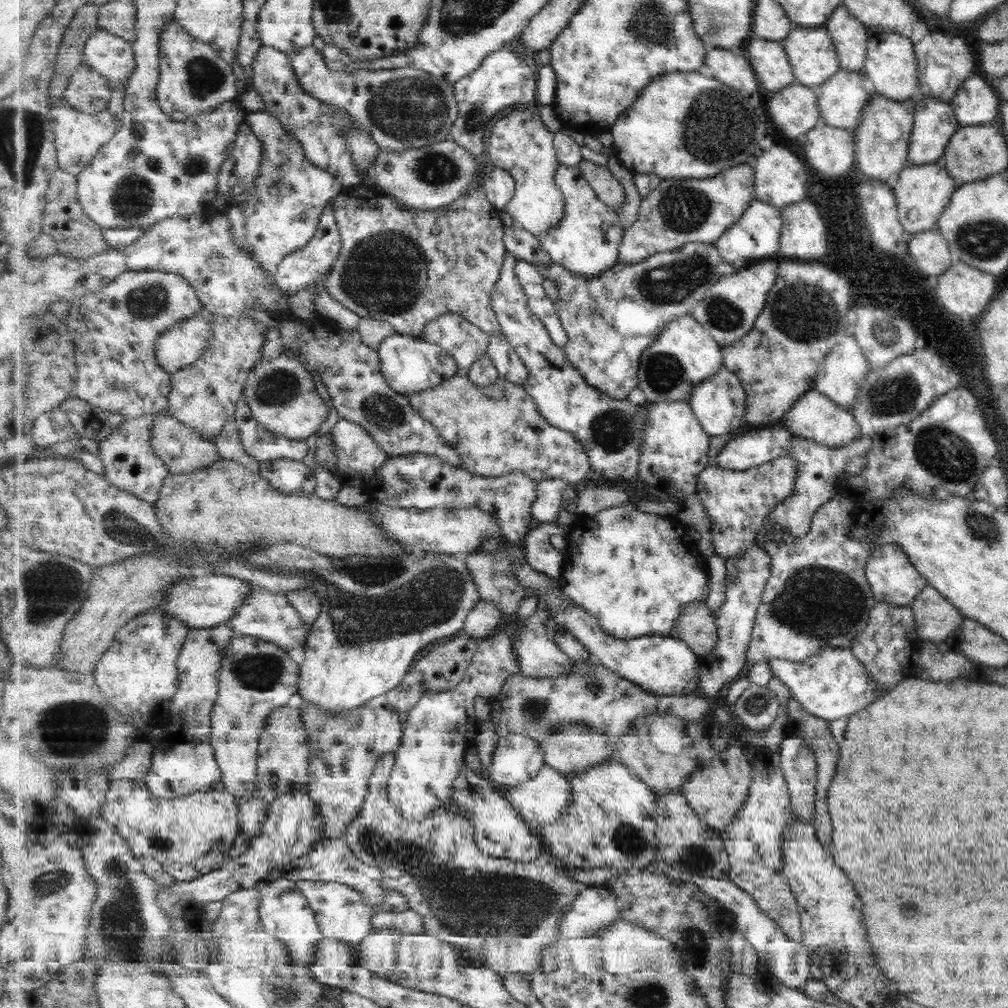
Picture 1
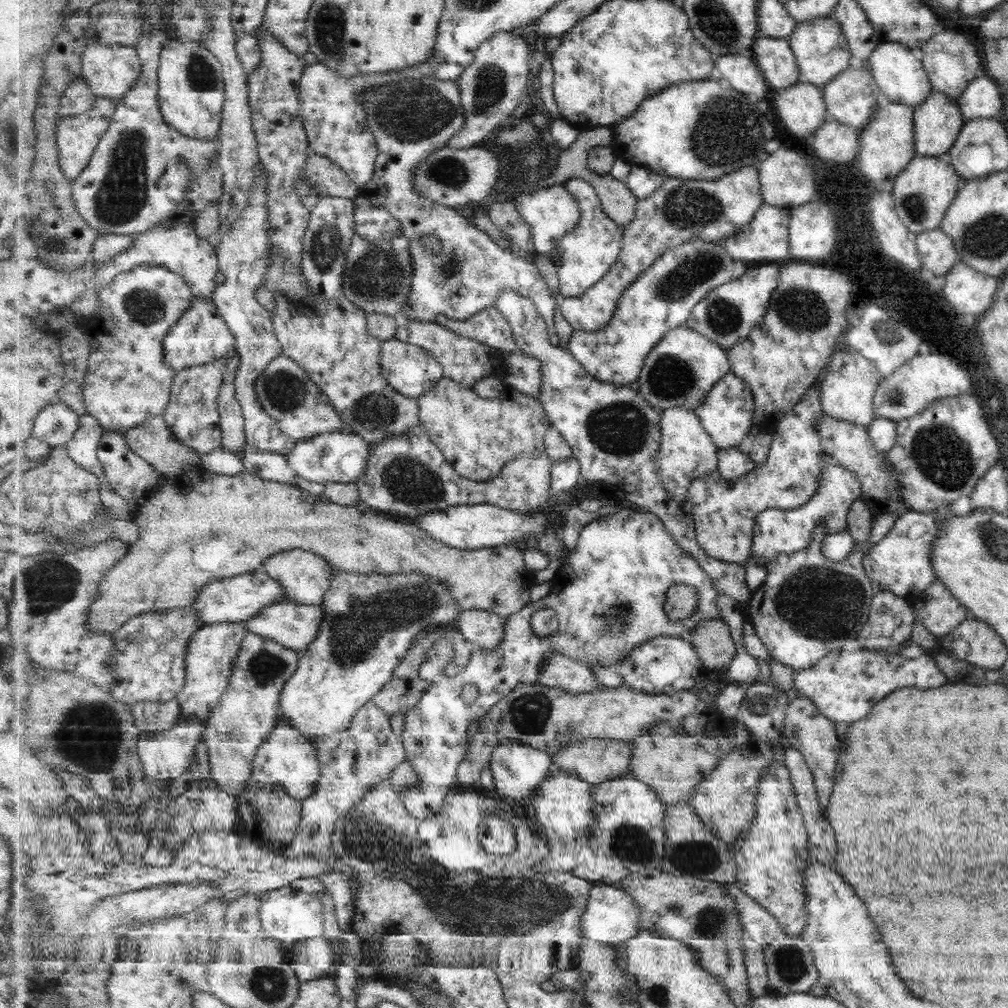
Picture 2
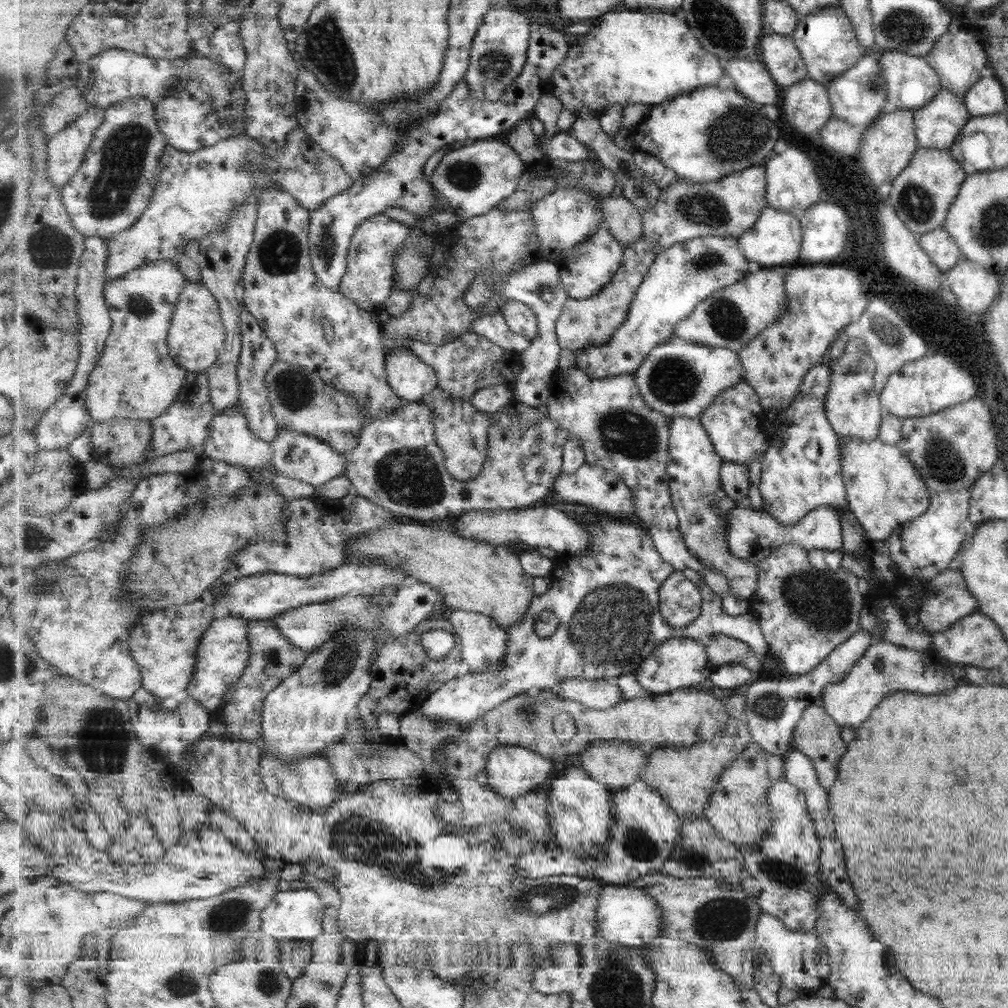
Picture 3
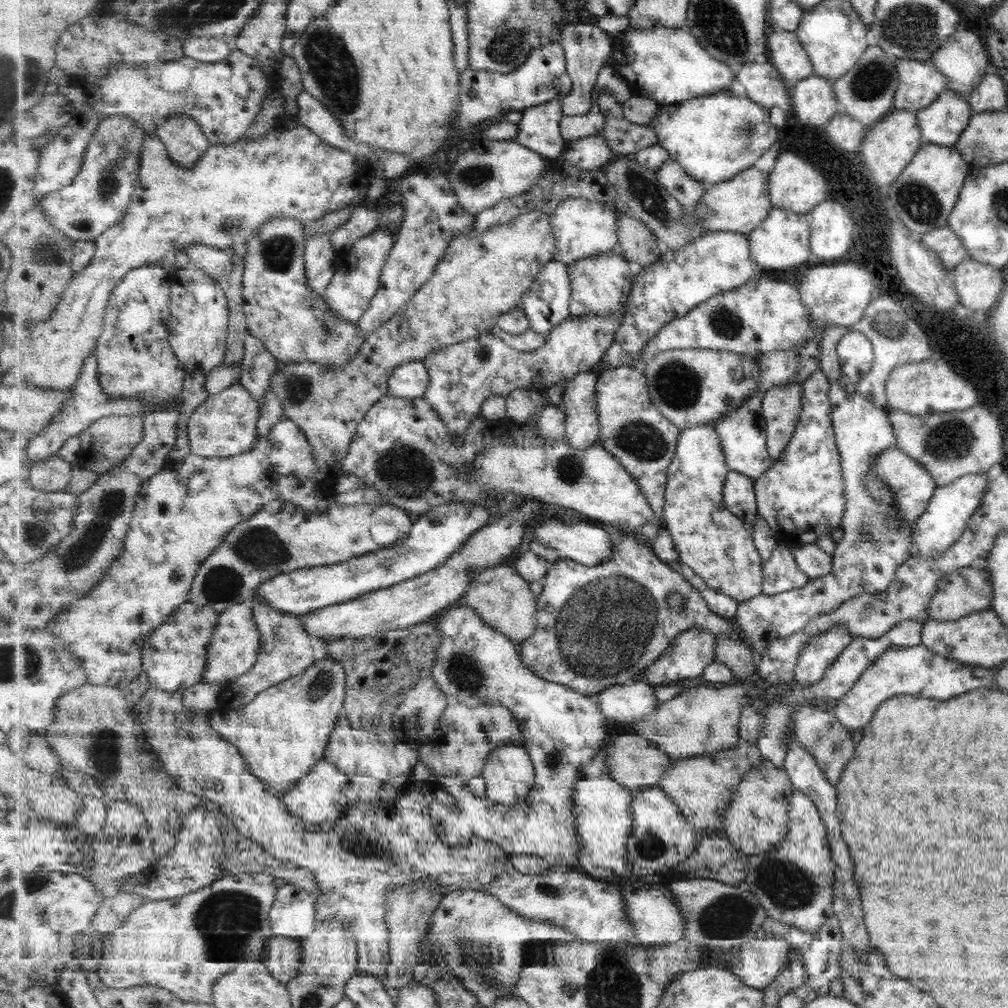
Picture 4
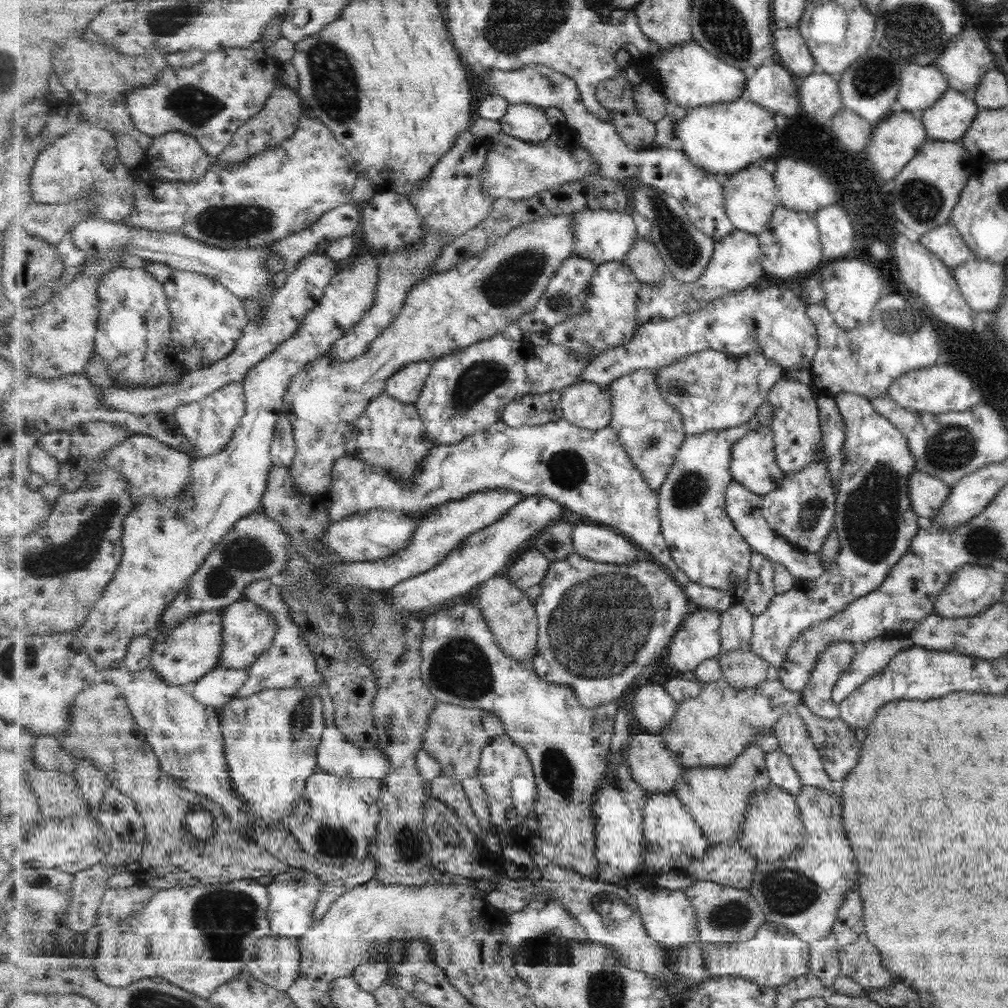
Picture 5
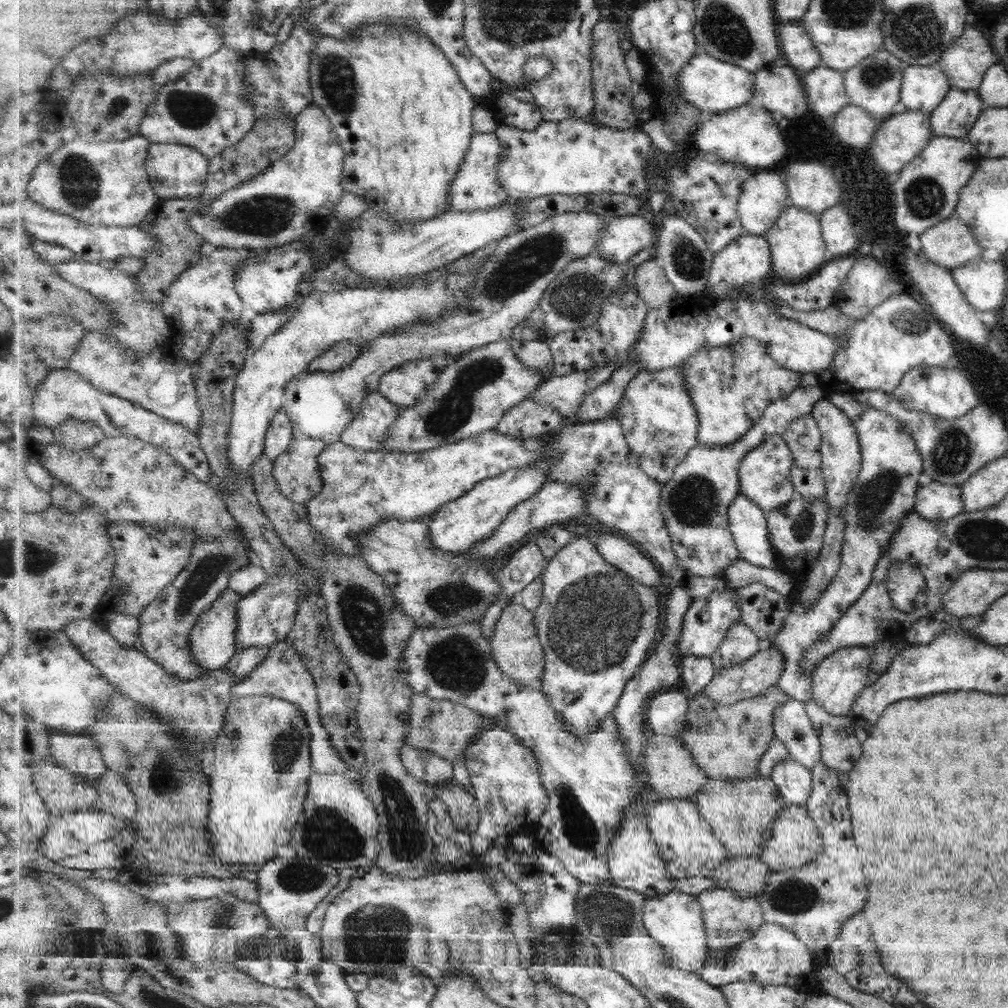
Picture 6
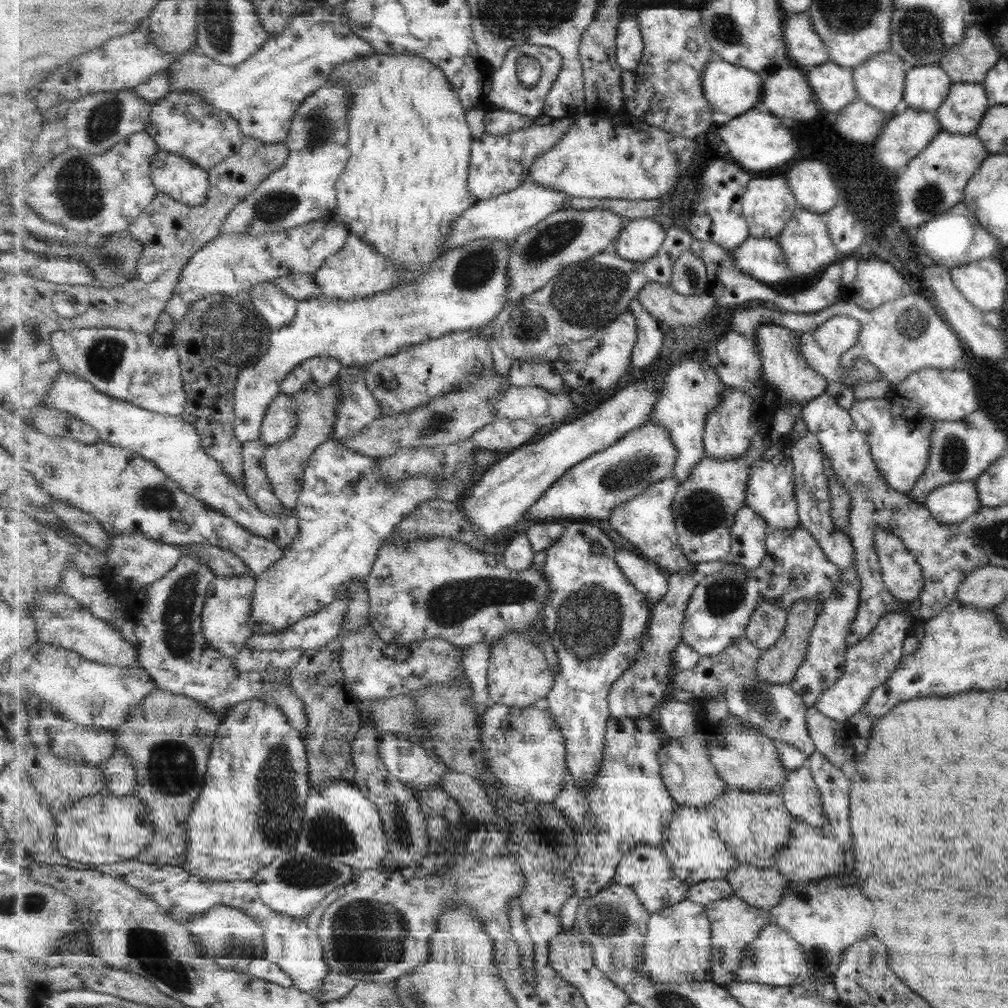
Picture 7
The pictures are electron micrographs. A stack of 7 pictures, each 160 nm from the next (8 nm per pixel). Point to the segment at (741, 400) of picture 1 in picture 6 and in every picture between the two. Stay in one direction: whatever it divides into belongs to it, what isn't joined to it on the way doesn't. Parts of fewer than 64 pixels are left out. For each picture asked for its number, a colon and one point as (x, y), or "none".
2: (727, 413)
3: (734, 421)
4: (743, 435)
5: (754, 464)
6: (766, 473)

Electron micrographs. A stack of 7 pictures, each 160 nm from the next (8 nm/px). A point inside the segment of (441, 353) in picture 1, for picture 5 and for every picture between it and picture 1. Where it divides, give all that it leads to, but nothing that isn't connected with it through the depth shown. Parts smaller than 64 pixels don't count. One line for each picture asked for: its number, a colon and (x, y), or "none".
2: (412, 370)
3: (412, 378)
4: (411, 380)
5: (407, 384)

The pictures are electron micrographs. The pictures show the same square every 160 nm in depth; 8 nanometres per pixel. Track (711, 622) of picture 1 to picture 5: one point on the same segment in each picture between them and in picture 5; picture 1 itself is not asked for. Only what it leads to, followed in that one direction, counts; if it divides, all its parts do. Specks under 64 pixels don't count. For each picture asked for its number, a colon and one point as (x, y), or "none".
2: (712, 638)
3: (723, 649)
4: (741, 658)
5: (743, 669)

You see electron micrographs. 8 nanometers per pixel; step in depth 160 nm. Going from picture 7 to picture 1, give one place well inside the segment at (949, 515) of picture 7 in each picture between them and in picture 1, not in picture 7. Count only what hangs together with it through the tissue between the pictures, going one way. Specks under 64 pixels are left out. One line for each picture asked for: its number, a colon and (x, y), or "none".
1: (815, 417)
2: (848, 443)
3: (883, 492)
4: (912, 488)
5: (926, 495)
6: (936, 502)

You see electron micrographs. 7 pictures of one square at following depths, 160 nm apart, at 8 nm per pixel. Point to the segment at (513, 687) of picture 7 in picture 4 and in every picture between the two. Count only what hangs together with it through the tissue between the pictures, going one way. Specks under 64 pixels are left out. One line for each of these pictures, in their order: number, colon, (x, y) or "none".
4: (502, 596)
5: (510, 612)
6: (516, 646)

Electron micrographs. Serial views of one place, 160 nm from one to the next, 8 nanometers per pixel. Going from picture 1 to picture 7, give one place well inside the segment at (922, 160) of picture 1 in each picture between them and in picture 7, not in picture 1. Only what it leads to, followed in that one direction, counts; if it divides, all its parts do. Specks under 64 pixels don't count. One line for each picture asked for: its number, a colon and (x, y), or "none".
2: (936, 121)
3: (936, 124)
4: (940, 122)
5: (947, 119)
6: (953, 116)
7: (964, 104)

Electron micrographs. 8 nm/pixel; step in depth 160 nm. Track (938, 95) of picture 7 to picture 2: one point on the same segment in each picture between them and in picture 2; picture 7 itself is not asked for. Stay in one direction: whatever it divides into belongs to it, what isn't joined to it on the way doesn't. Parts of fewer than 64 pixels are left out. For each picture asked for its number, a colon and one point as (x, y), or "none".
2: (896, 70)
3: (910, 83)
4: (918, 84)
5: (919, 87)
6: (921, 87)

